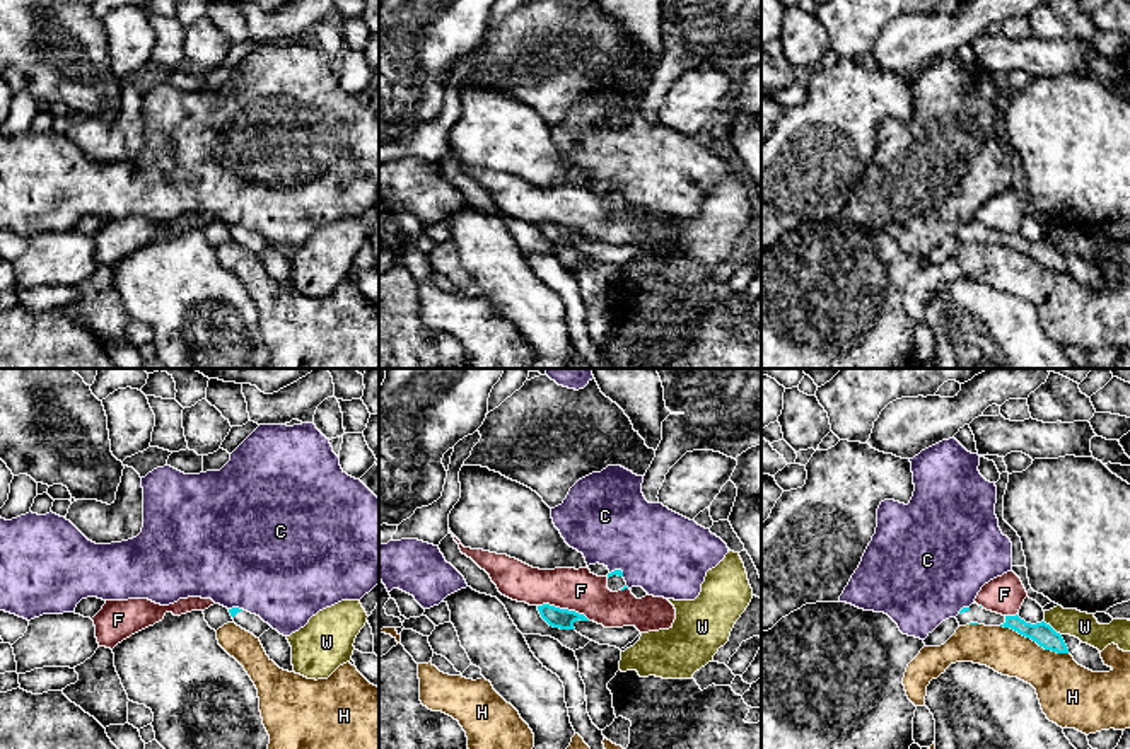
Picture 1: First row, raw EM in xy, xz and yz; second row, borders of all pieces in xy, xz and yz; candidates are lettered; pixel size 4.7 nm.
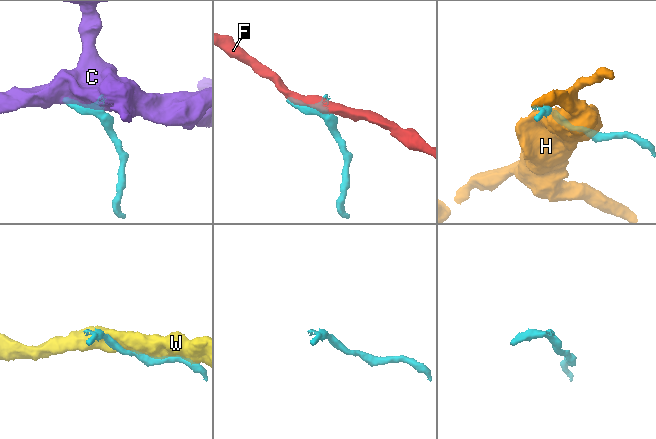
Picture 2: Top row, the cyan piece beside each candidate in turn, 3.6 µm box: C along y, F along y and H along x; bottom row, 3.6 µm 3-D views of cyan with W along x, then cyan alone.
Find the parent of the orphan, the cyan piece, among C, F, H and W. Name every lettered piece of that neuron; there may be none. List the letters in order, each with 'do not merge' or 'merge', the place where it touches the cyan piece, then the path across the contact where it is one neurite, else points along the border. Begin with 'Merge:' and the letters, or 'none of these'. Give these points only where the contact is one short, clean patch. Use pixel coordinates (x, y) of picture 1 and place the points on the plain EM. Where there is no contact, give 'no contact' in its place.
Merge: none of these
C: do not merge; meets cyan in xz at (617, 188); border along xz (623, 190), (613, 188), (610, 191)
F: do not merge; meets cyan in xz at (564, 227)
H: do not merge; meets cyan in yz at (1035, 258)
W: do not merge; meets cyan in yz at (1050, 244)

